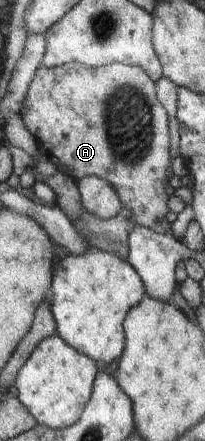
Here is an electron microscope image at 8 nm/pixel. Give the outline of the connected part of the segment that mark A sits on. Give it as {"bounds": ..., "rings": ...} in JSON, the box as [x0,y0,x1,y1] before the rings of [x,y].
{"bounds":[21,61,171,233],"rings":[[[70,61],[55,67],[41,64],[35,72],[21,113],[27,131],[37,140],[48,159],[73,181],[94,175],[108,181],[117,192],[122,206],[132,211],[136,225],[157,233],[171,232],[166,219],[169,209],[164,190],[165,174],[171,162],[168,115],[157,100],[156,84],[143,69],[112,63],[98,68]]]}

